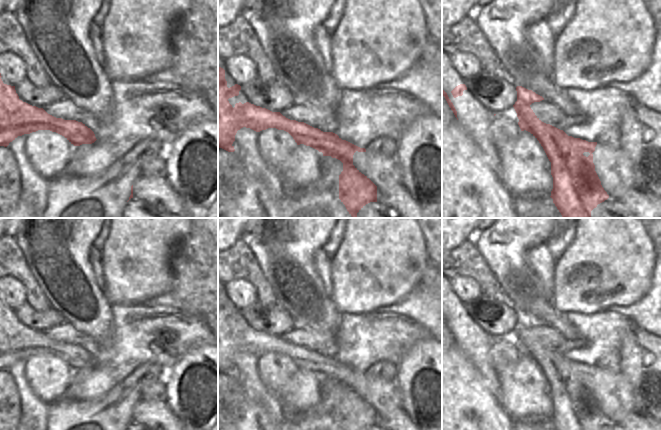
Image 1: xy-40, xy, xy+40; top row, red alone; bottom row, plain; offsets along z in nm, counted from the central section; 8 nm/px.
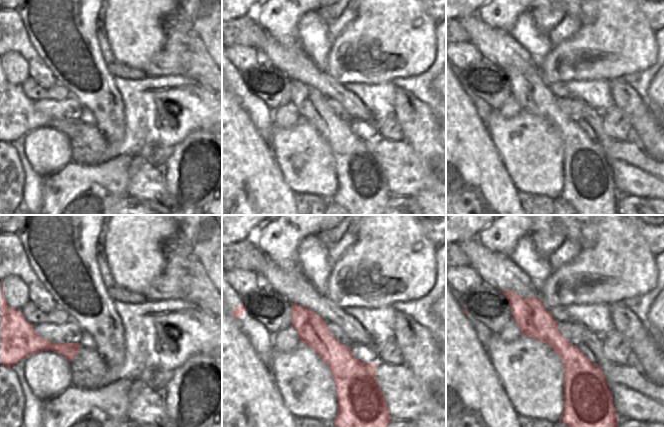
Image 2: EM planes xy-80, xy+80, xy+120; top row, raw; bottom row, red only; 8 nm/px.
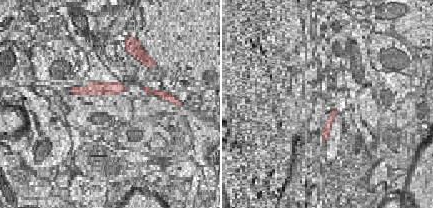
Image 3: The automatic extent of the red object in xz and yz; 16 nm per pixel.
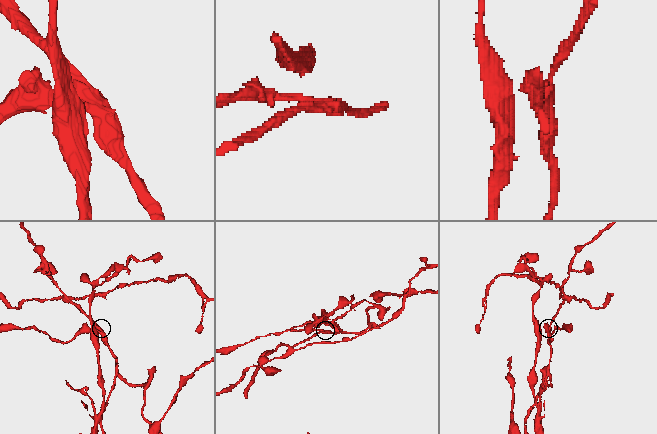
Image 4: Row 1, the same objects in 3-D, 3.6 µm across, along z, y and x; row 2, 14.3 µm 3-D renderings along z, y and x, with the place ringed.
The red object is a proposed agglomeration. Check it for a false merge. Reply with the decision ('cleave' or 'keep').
cleave

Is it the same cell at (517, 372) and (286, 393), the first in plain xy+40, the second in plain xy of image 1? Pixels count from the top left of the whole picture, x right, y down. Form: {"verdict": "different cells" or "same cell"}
{"verdict": "same cell"}

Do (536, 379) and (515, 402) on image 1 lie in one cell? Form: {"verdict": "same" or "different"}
{"verdict": "same"}

